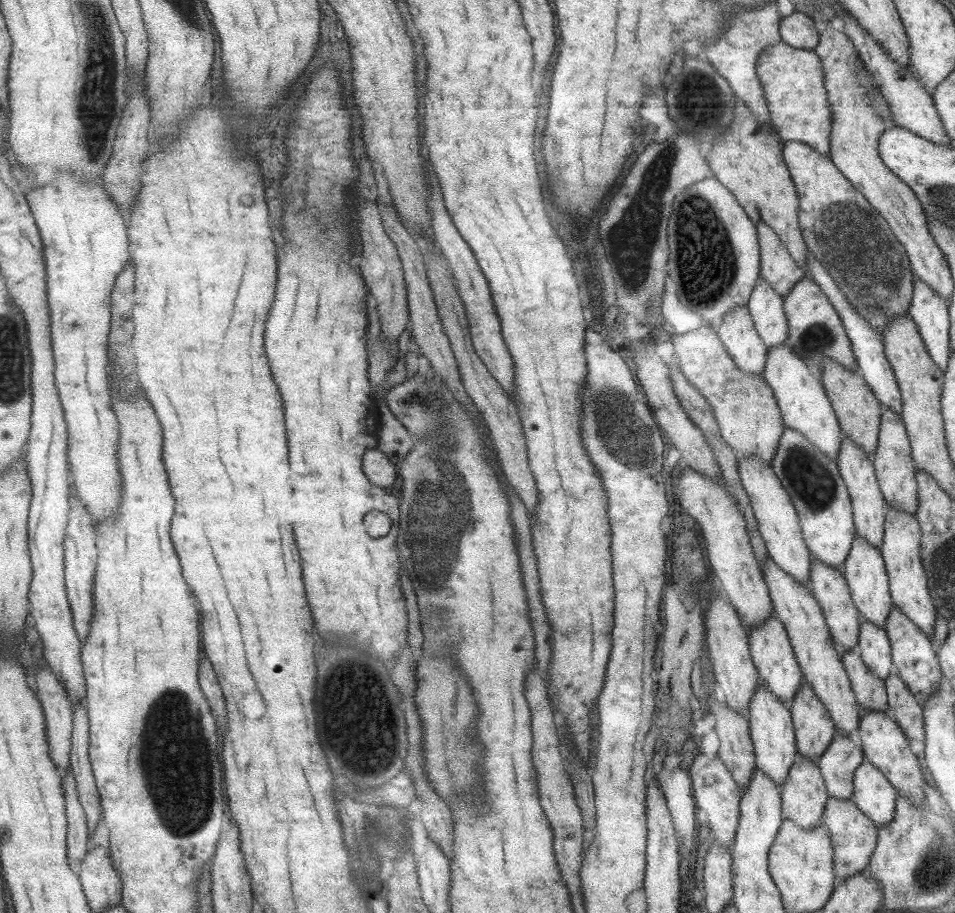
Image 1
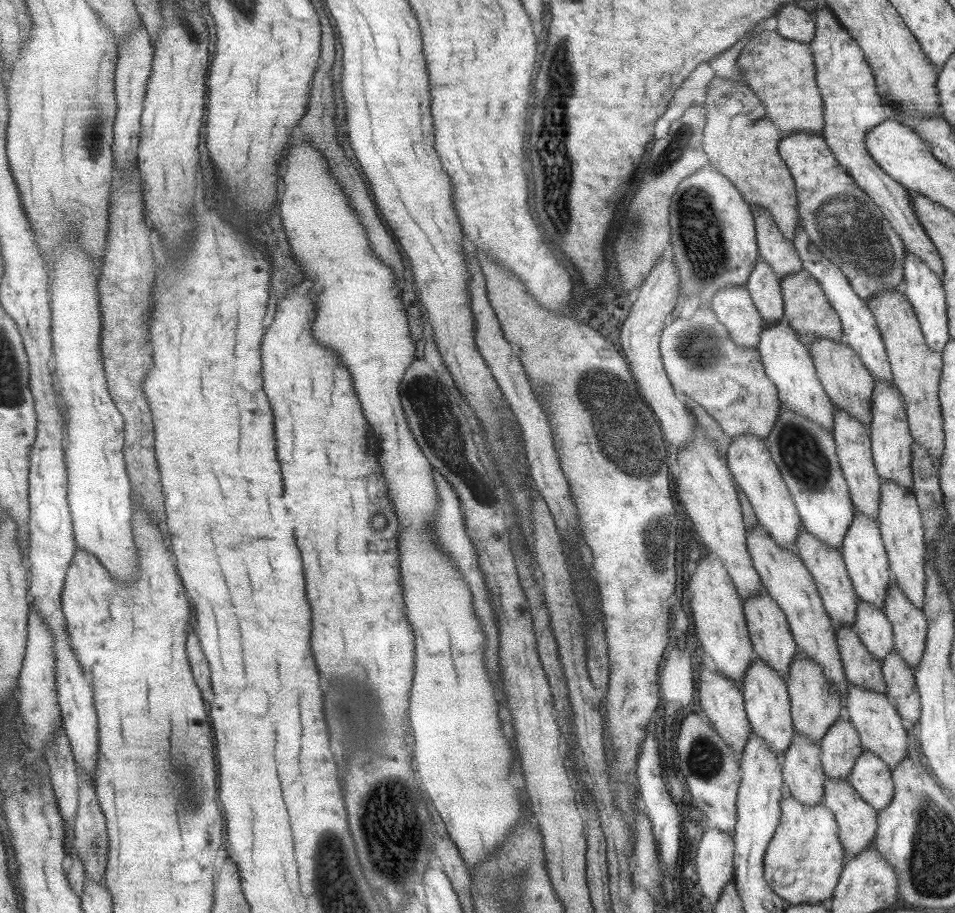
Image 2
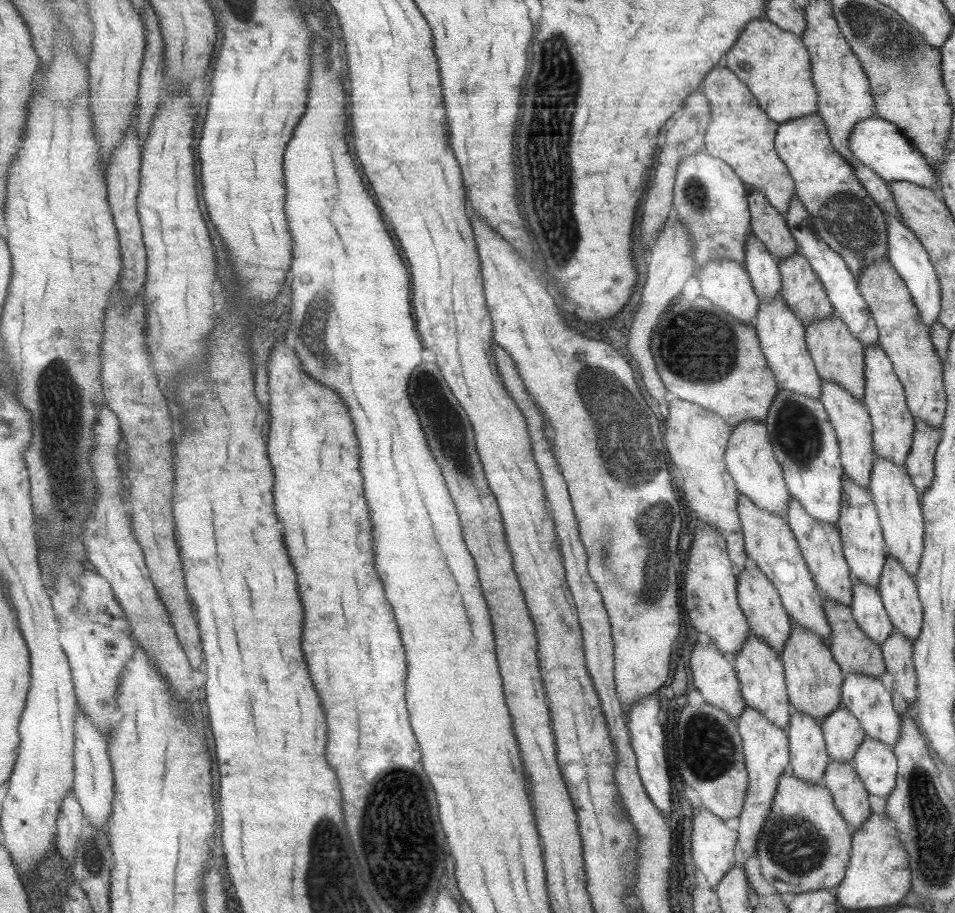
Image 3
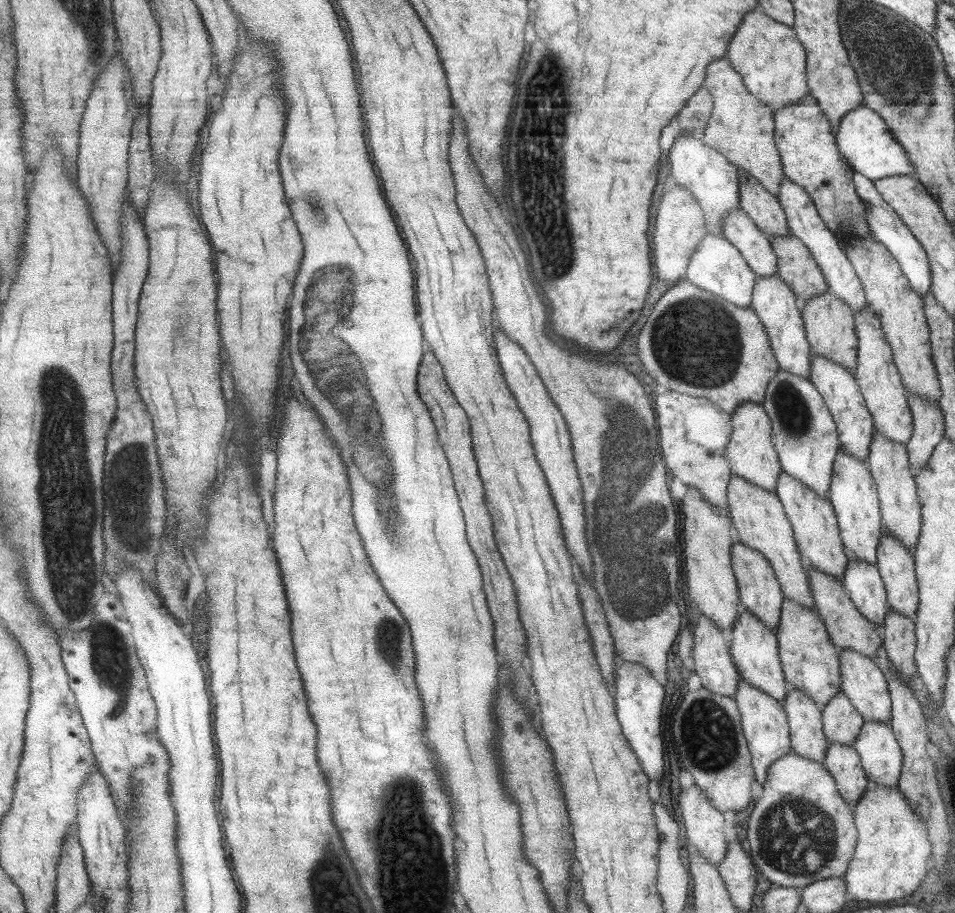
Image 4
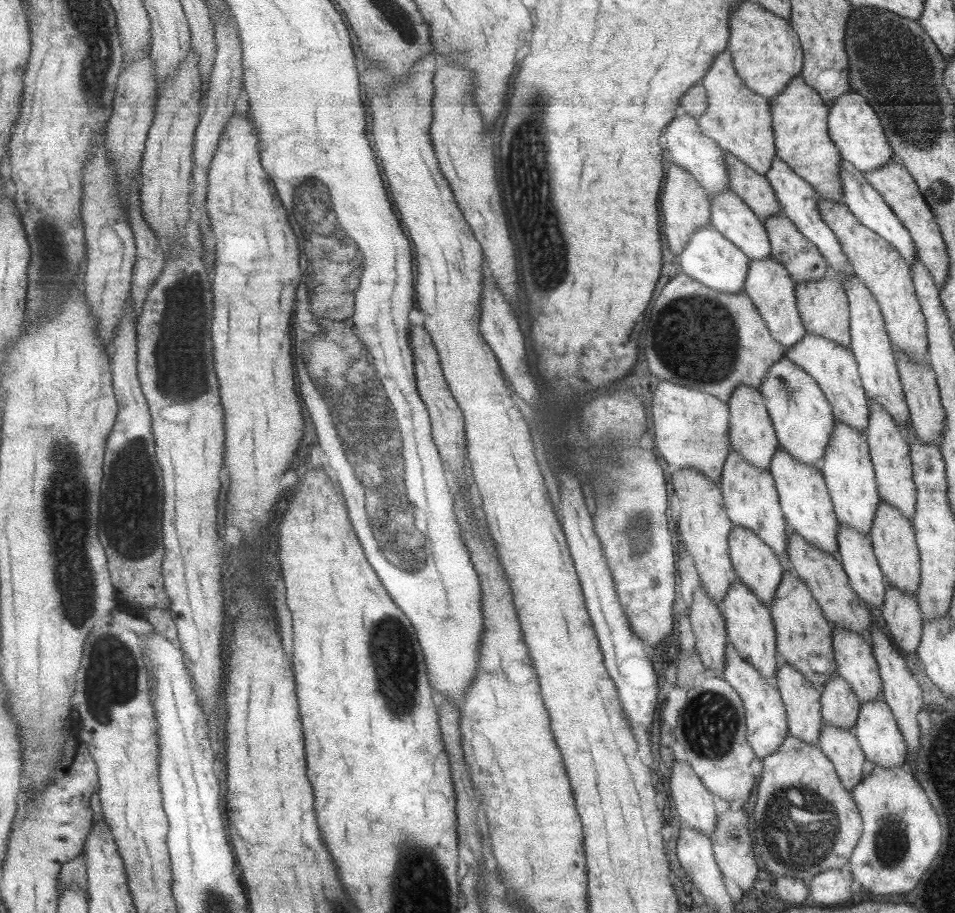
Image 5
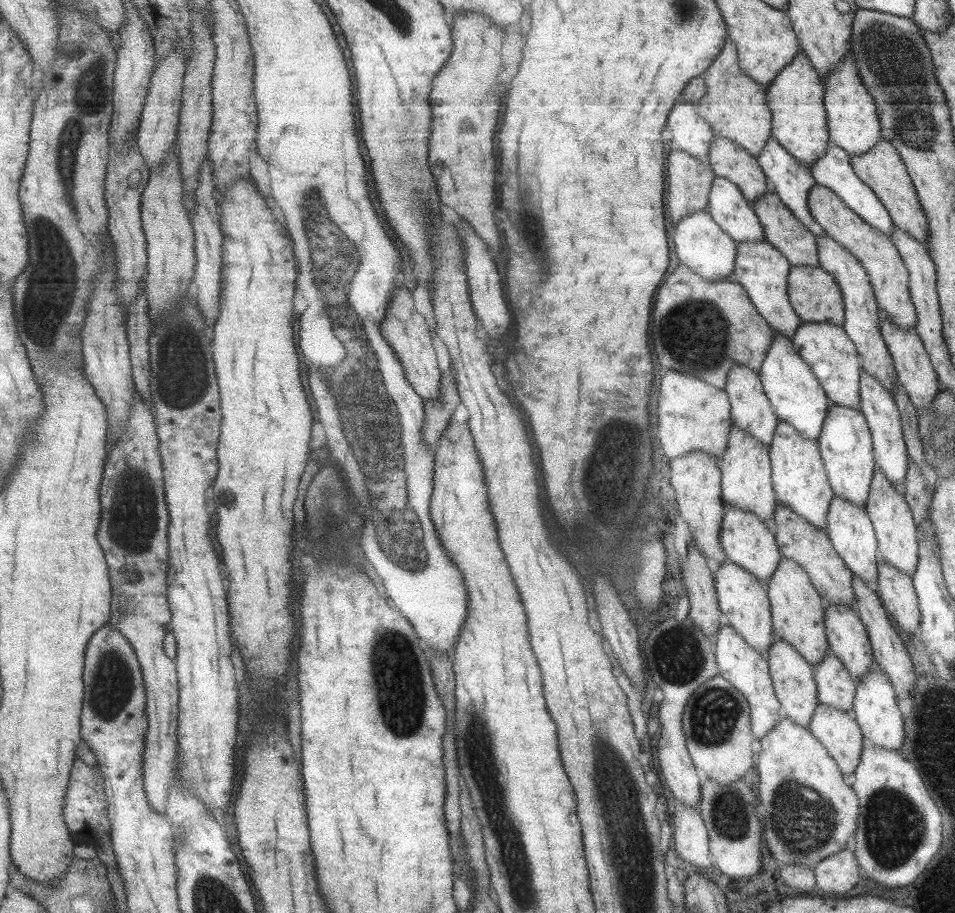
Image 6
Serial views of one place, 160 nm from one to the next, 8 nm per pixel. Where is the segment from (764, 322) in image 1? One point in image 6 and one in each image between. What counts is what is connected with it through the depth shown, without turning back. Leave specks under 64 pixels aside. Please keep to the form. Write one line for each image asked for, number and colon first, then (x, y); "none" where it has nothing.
2: (763, 286)
3: (762, 266)
4: (755, 247)
5: (731, 217)
6: (727, 207)

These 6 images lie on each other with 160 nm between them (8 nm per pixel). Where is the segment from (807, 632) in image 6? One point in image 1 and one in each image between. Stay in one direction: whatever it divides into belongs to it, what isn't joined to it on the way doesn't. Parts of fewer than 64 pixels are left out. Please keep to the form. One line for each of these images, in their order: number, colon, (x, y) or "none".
1: (813, 729)
2: (814, 705)
3: (813, 683)
4: (810, 663)
5: (803, 635)

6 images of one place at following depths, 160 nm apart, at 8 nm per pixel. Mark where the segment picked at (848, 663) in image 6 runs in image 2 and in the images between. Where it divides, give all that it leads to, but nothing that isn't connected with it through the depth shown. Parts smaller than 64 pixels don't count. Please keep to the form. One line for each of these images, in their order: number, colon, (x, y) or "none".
2: (879, 727)
3: (864, 696)
4: (863, 684)
5: (853, 657)

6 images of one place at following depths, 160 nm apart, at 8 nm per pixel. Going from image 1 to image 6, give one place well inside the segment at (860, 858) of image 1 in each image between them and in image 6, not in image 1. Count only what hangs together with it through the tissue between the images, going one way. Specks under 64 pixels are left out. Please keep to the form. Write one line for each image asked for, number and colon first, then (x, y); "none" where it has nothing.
2: (856, 821)
3: (849, 795)
4: (842, 762)
5: (840, 746)
6: (836, 730)

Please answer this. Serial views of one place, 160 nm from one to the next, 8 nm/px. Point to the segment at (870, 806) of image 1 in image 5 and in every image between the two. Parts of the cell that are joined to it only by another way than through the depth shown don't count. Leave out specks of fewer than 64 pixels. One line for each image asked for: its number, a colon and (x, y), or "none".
2: (870, 777)
3: (874, 762)
4: (880, 755)
5: (875, 728)

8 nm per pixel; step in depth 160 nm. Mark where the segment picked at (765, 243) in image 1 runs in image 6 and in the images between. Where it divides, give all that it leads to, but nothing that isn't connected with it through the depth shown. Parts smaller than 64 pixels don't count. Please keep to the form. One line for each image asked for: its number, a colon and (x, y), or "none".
2: (778, 252)
3: (766, 223)
4: (763, 208)
5: (754, 190)
6: (727, 160)

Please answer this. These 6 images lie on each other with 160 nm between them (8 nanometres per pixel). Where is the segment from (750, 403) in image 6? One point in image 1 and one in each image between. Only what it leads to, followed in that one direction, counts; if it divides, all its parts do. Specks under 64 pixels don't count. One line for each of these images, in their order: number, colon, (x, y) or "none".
1: (777, 521)
2: (749, 462)
3: (749, 459)
4: (750, 454)
5: (751, 434)

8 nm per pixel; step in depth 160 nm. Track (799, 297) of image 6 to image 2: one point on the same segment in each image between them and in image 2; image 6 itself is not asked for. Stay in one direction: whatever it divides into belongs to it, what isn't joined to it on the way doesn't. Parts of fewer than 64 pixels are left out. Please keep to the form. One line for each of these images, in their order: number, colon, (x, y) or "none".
2: (845, 379)
3: (838, 356)
4: (828, 324)
5: (822, 305)

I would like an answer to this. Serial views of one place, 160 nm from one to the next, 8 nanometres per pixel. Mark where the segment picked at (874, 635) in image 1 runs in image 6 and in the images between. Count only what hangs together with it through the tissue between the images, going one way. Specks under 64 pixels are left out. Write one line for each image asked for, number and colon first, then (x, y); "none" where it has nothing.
2: (873, 629)
3: (866, 606)
4: (862, 582)
5: (855, 553)
6: (848, 526)

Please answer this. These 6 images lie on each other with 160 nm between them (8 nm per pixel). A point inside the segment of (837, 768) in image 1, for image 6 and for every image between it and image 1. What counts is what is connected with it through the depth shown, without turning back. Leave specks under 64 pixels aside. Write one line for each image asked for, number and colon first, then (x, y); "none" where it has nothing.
2: (840, 745)
3: (842, 732)
4: (840, 721)
5: (839, 706)
6: (835, 687)

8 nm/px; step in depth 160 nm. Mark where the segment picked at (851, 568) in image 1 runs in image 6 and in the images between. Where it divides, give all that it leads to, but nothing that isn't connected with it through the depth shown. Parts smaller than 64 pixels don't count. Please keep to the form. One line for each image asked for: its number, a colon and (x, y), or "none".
2: (862, 548)
3: (863, 547)
4: (852, 493)
5: (845, 465)
6: (845, 444)

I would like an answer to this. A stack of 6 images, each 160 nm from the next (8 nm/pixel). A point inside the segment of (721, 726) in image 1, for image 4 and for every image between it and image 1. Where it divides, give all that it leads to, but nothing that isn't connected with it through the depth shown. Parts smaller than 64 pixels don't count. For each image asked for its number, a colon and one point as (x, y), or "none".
2: (721, 701)
3: (715, 679)
4: (711, 661)

